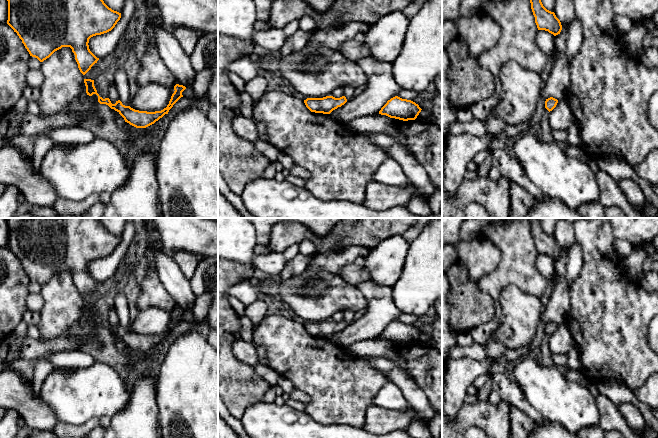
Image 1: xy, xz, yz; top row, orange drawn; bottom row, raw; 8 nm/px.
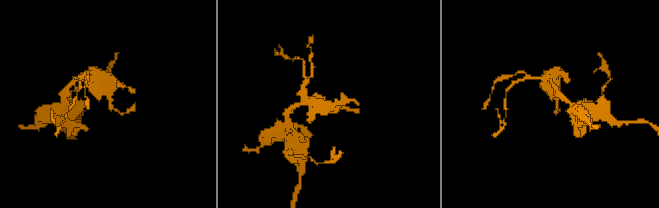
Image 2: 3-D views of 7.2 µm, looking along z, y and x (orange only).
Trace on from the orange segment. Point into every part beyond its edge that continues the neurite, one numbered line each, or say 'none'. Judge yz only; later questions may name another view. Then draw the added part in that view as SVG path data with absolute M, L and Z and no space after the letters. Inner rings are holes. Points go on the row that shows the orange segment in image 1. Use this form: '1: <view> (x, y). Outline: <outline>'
none

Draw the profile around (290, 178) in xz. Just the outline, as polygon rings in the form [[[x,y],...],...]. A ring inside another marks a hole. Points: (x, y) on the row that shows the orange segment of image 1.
[[[291,174],[287,175],[285,180],[292,183],[292,184],[294,184],[294,185],[297,185],[299,187],[304,187],[305,182],[306,182],[306,180],[295,177],[295,176],[291,175]]]

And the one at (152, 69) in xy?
[[[151,41],[140,60],[140,70],[137,76],[139,87],[158,83],[165,87],[176,85],[174,74],[166,67],[161,60],[156,45]]]

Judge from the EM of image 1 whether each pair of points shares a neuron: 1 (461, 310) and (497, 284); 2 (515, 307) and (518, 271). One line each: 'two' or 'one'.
1: two
2: two

